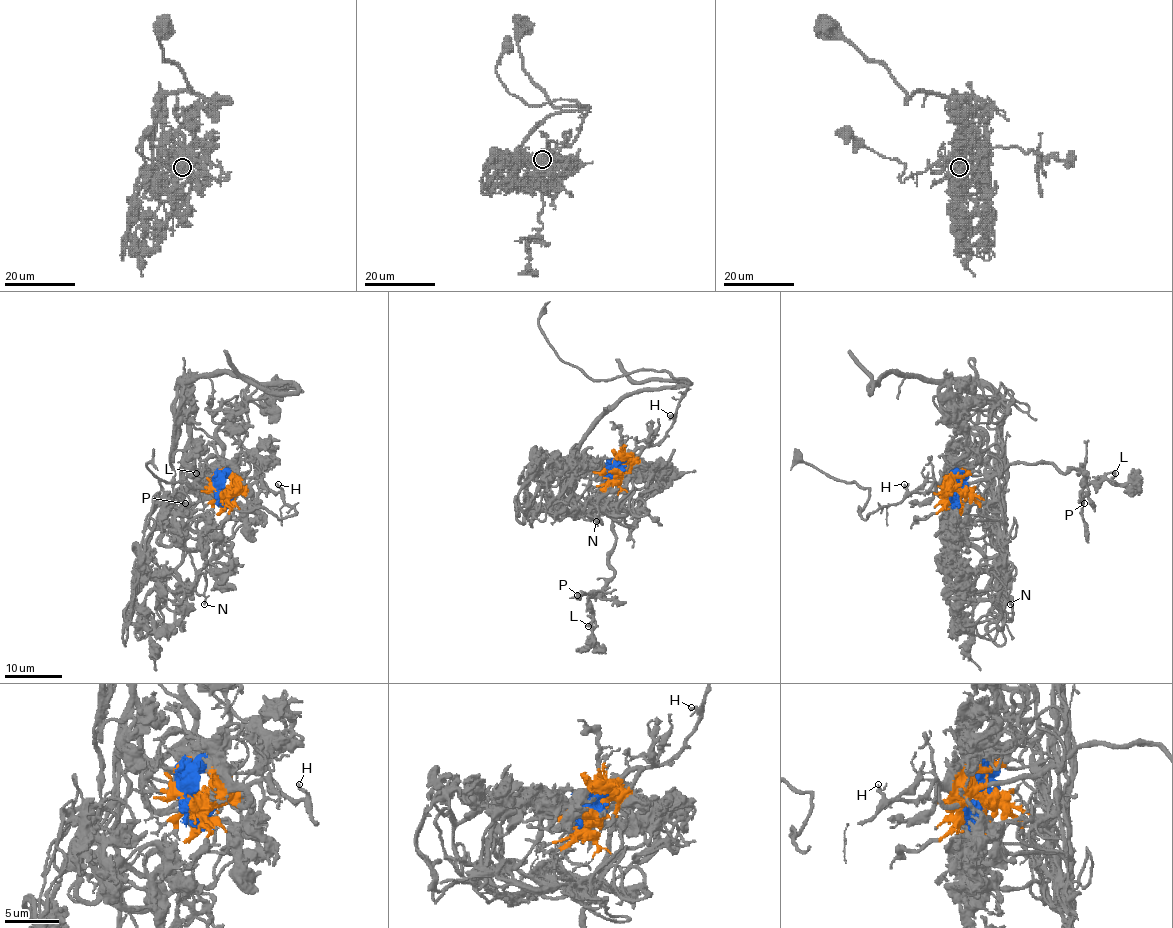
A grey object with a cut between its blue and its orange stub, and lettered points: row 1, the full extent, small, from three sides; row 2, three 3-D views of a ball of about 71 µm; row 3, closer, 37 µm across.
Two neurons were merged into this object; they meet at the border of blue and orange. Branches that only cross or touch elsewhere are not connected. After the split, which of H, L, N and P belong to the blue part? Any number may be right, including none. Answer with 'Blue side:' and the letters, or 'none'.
Blue side: N

